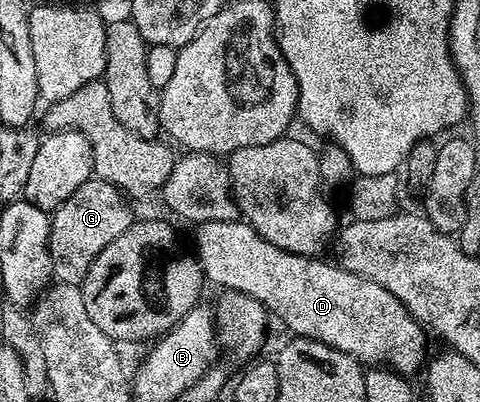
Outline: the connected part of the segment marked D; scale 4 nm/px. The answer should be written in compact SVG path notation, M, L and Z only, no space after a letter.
M205 219L197 229L197 249L195 256L201 264L201 271L206 282L211 286L218 285L229 293L241 293L252 301L258 301L262 310L274 313L287 328L290 334L307 339L316 339L351 355L365 367L384 367L396 373L413 375L426 364L425 353L426 330L415 318L387 291L387 287L379 287L371 279L363 279L363 275L355 275L341 268L336 263L321 261L320 256L304 257L275 247L275 243L267 243L263 235L259 235L249 222L244 219L226 221L224 219Z

